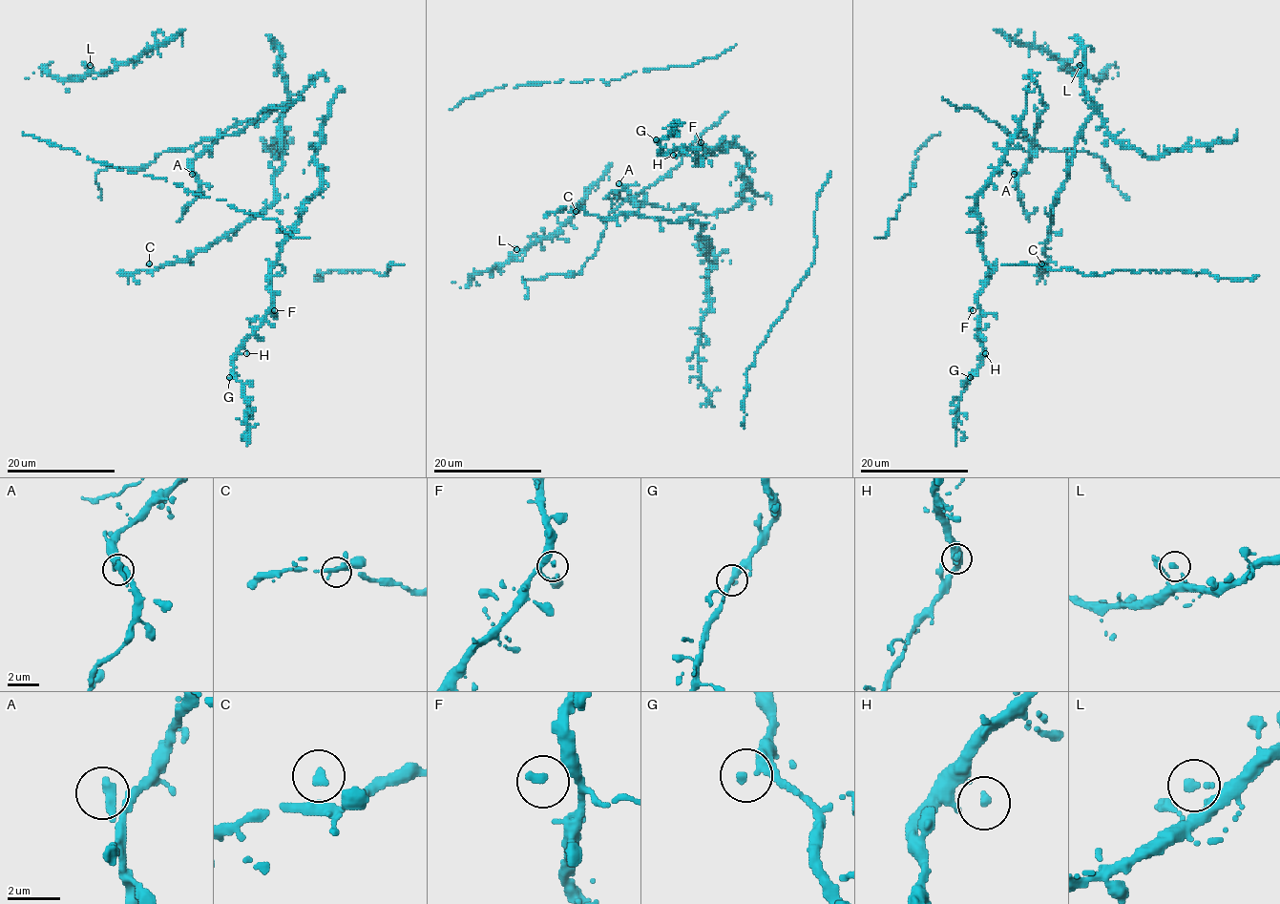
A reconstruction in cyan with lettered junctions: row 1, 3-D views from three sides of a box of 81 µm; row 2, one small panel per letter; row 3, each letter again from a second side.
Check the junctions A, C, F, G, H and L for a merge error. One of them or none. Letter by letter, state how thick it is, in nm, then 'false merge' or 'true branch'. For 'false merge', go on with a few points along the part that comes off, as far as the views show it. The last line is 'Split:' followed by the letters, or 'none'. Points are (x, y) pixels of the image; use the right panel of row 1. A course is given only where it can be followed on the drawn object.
A: 420 nm thick; true branch
C: 280 nm thick; true branch
F: 280 nm thick; true branch
G: 280 nm thick; true branch
H: 240 nm thick; true branch
L: 320 nm thick; true branch
Split: none

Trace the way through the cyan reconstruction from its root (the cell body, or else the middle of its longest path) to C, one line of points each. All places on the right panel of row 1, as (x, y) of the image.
C: (1044, 252), (1048, 260), (1040, 271), (1041, 263)

